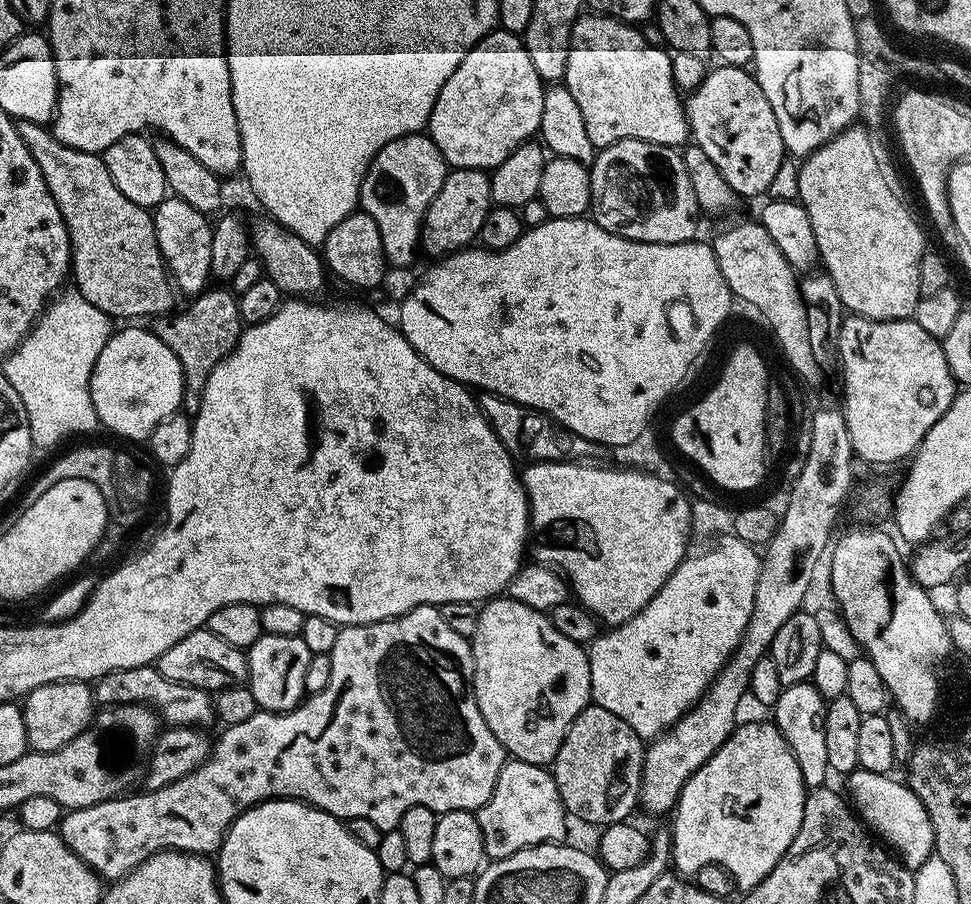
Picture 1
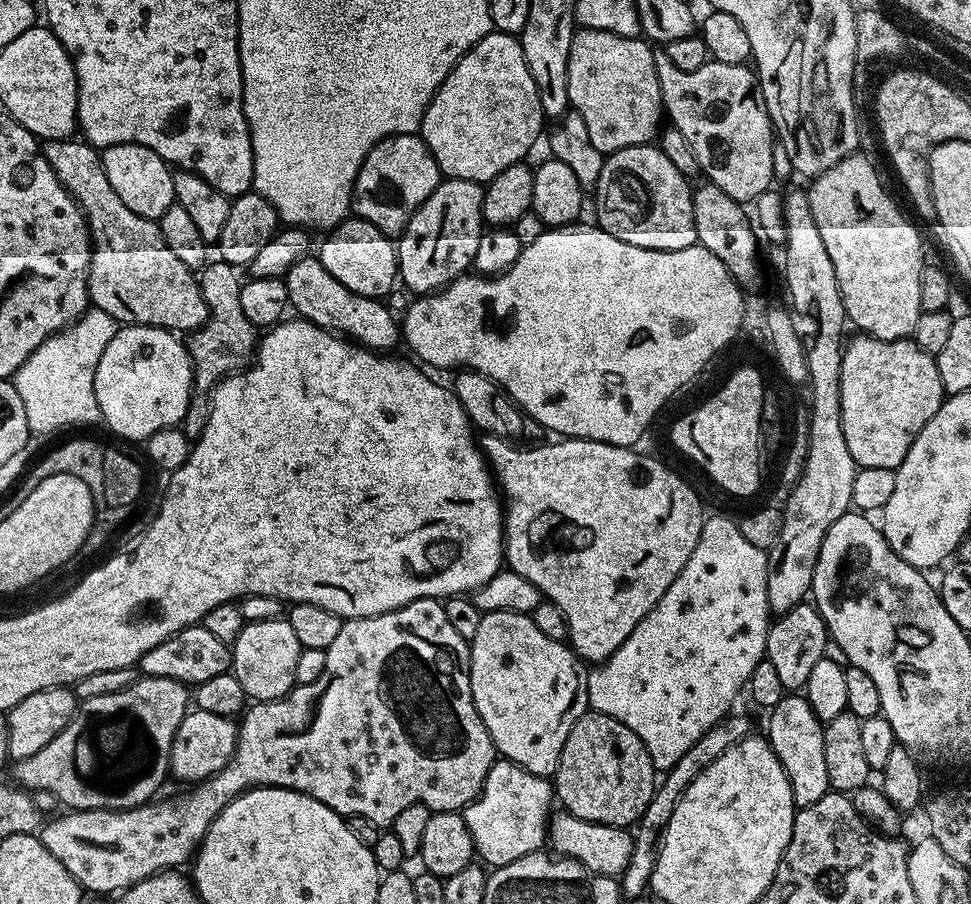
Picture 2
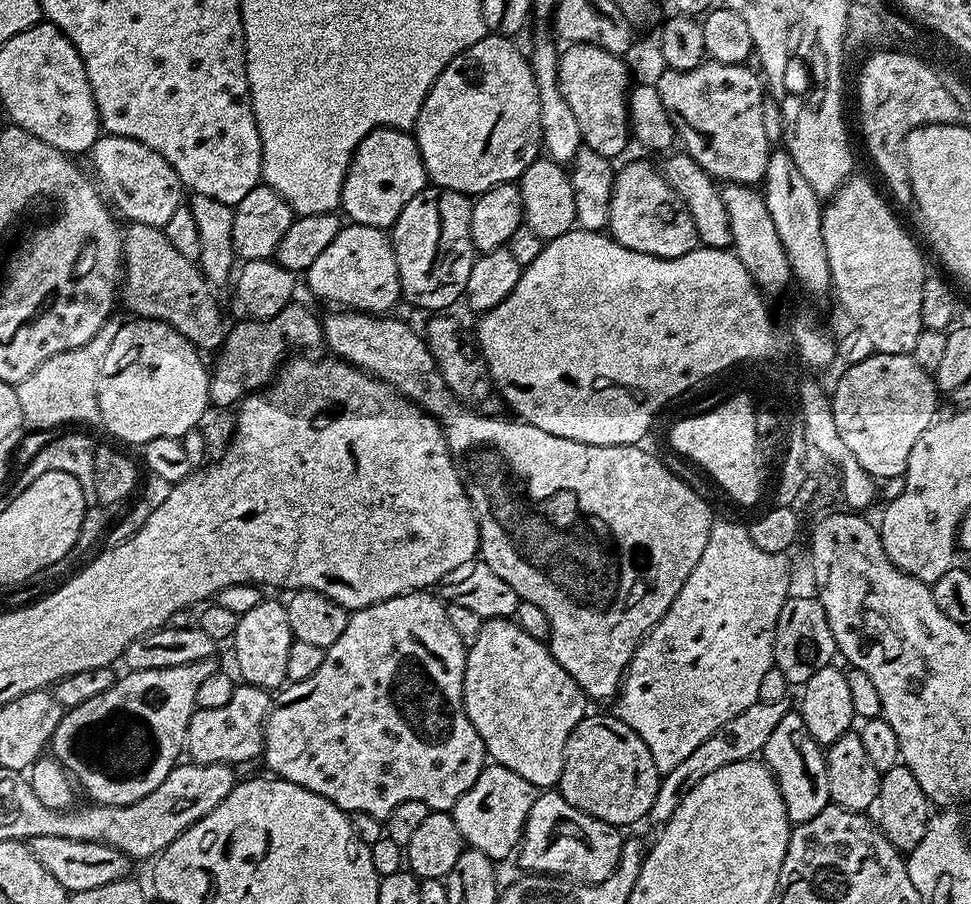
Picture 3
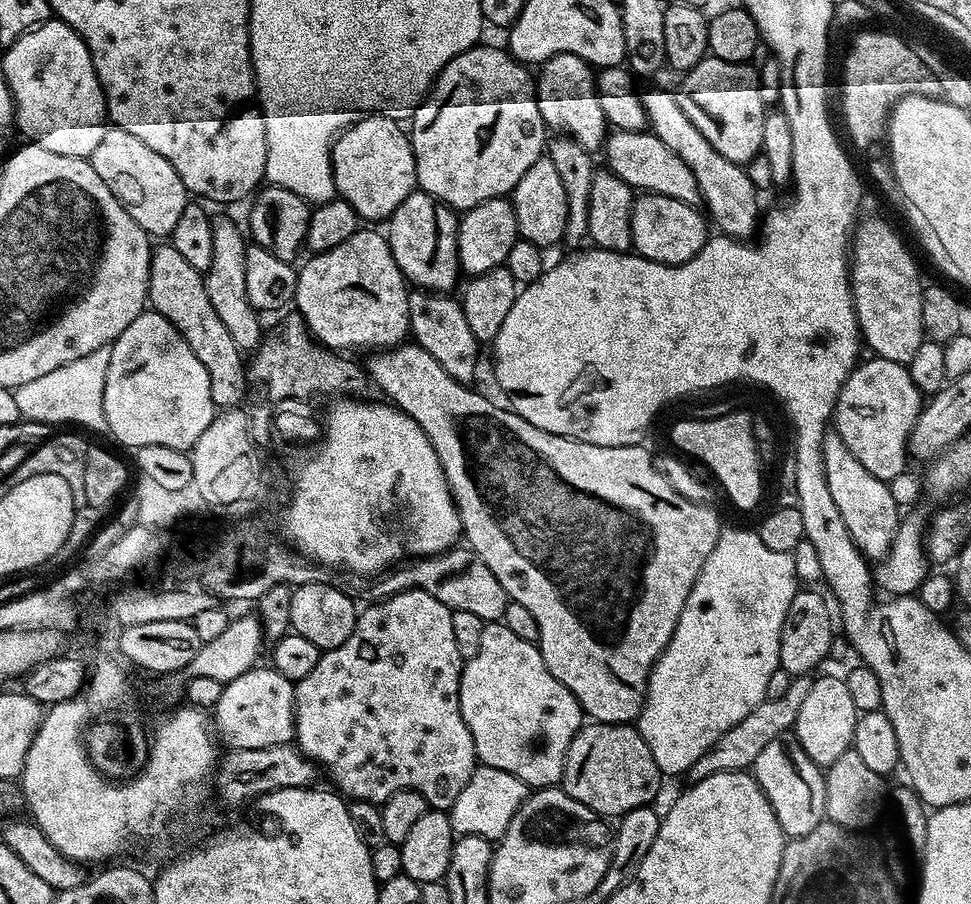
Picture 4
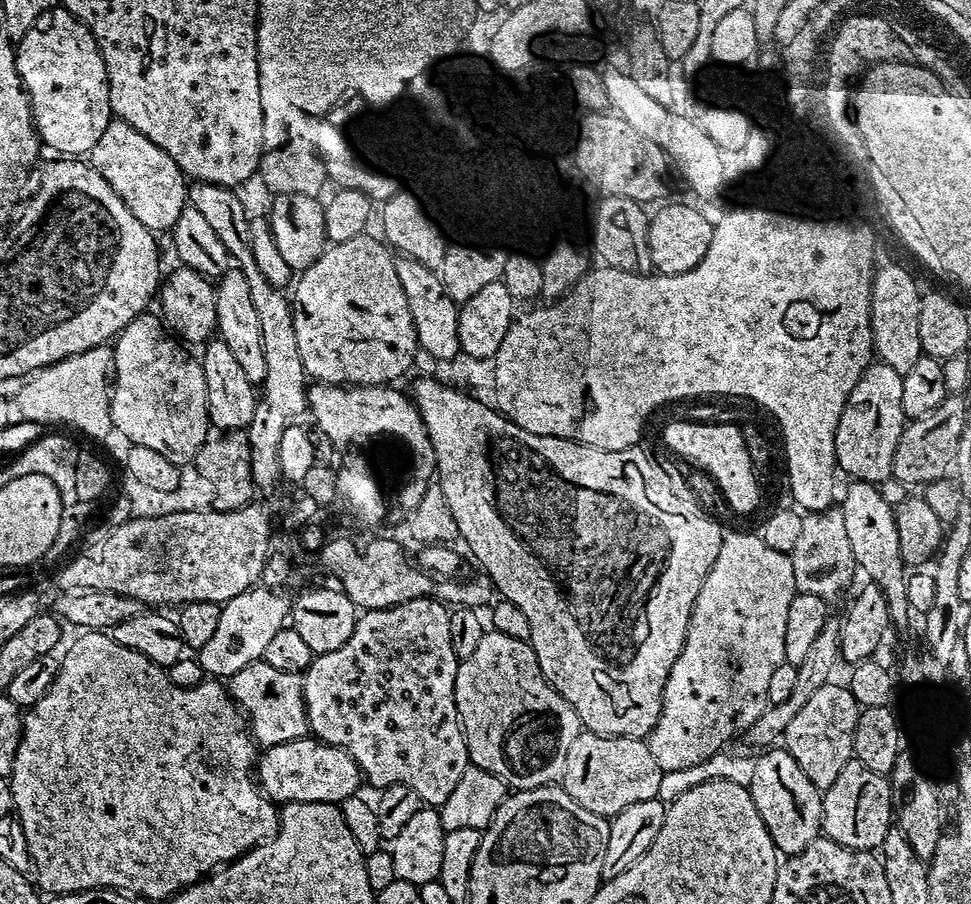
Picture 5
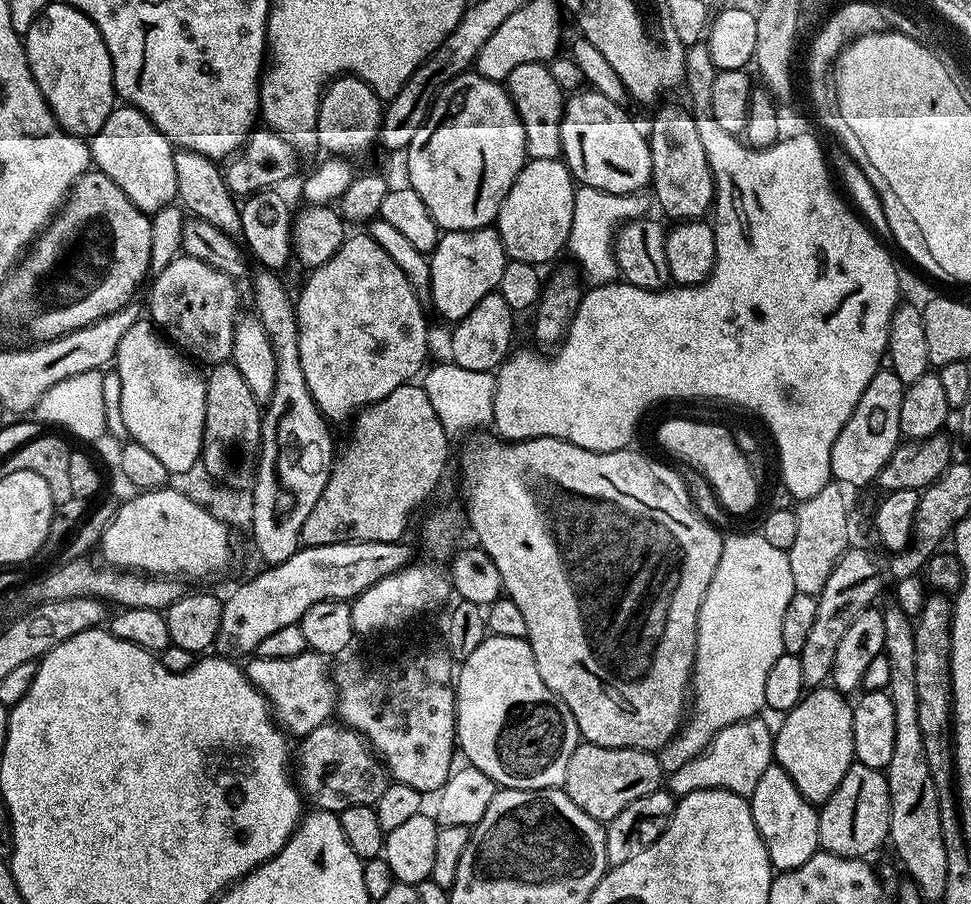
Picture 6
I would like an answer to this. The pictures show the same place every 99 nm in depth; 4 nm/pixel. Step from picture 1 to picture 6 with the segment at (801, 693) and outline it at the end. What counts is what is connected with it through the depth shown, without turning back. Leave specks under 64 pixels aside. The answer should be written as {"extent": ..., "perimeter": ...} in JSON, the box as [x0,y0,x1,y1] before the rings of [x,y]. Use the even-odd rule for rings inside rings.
{"extent":[750,762,820,873],"perimeter":[[[773,762],[763,771],[762,778],[750,795],[750,803],[754,826],[758,826],[758,834],[762,834],[768,857],[777,873],[789,872],[802,866],[802,862],[810,862],[812,855],[820,848],[820,813],[817,805],[811,804],[798,790],[798,786],[794,786],[790,774],[786,774],[784,768]]]}

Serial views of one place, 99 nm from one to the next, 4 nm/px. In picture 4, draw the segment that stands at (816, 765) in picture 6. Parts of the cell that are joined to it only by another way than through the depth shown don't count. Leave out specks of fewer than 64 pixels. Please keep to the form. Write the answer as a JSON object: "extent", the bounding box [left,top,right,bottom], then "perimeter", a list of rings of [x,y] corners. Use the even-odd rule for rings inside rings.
{"extent":[794,675,858,770],"perimeter":[[[839,675],[819,676],[813,679],[810,694],[806,694],[806,699],[802,701],[802,710],[798,710],[794,734],[802,750],[806,750],[812,761],[826,770],[852,748],[858,713],[843,678]]]}

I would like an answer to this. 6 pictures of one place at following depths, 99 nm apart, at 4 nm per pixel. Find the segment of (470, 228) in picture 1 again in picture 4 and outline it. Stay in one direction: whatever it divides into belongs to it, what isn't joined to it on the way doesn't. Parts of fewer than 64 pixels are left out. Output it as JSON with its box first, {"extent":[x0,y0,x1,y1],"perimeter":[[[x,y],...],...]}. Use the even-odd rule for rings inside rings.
{"extent":[388,190,462,294],"perimeter":[[[419,190],[411,192],[406,202],[402,202],[402,206],[398,206],[398,210],[388,217],[388,245],[394,254],[394,262],[398,262],[398,270],[402,270],[409,285],[426,292],[448,294],[453,291],[456,279],[462,276],[458,262],[459,225],[457,213],[453,209]]]}

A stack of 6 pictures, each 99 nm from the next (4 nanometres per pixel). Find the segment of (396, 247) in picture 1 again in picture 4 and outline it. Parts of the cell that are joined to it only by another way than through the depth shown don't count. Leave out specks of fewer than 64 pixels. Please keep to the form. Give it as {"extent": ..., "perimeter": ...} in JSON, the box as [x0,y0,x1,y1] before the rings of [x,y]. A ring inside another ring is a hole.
{"extent":[332,114,418,221],"perimeter":[[[365,114],[357,118],[332,142],[332,181],[336,184],[336,196],[349,203],[361,221],[387,221],[394,214],[394,210],[398,210],[398,206],[406,202],[408,195],[418,188],[412,137],[406,131],[405,125],[401,121],[391,120],[388,116],[375,114]]]}

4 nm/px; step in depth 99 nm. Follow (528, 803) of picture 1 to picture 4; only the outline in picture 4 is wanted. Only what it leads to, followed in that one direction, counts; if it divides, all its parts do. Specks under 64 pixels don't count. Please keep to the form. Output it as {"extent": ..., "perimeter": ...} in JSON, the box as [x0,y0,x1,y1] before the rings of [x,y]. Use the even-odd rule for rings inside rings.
{"extent":[450,766,530,842],"perimeter":[[[478,766],[474,770],[470,782],[466,782],[462,794],[458,794],[458,798],[450,809],[452,831],[461,836],[478,834],[493,842],[500,840],[502,834],[506,834],[506,826],[510,826],[510,818],[514,818],[514,814],[520,809],[528,795],[530,795],[529,785],[524,784],[522,778],[514,778],[514,774],[506,774],[506,770],[498,770],[494,766]]]}

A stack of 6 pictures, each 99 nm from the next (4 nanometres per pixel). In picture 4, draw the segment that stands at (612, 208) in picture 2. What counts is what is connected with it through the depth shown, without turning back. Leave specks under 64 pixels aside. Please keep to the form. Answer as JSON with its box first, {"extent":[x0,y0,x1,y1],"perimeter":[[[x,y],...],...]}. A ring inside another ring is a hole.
{"extent":[632,192,710,264],"perimeter":[[[646,192],[637,195],[632,202],[632,248],[635,255],[645,256],[659,264],[684,264],[694,258],[702,250],[702,246],[710,238],[710,231],[704,225],[705,217],[696,213],[697,209],[686,202],[678,202],[678,198],[670,198],[662,194]]]}

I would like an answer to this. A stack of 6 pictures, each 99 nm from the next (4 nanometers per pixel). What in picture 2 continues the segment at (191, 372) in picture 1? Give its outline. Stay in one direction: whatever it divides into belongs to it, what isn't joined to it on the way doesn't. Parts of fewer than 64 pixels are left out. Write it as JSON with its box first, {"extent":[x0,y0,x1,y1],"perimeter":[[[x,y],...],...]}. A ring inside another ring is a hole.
{"extent":[182,258,258,442],"perimeter":[[[216,258],[205,264],[198,276],[202,298],[206,298],[208,320],[186,340],[188,356],[192,360],[192,397],[186,406],[182,430],[189,442],[199,440],[202,430],[206,430],[206,422],[212,409],[212,389],[224,377],[247,368],[252,363],[258,347],[258,329],[252,325],[250,318],[246,318],[246,314],[242,314],[242,276],[236,272],[239,271],[233,265]]]}

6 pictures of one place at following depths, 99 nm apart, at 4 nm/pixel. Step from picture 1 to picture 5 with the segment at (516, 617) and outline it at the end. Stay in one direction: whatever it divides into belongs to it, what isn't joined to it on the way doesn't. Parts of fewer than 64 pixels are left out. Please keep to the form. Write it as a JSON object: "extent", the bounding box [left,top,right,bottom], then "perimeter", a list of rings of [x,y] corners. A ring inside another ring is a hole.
{"extent":[454,630,582,790],"perimeter":[[[491,630],[485,631],[474,654],[459,661],[454,698],[460,725],[464,727],[468,758],[475,767],[494,774],[512,790],[543,788],[563,781],[570,742],[574,742],[574,738],[582,731],[582,725],[570,702],[566,702],[558,690],[548,685],[548,679],[542,674],[529,641],[506,638],[506,634]]]}

